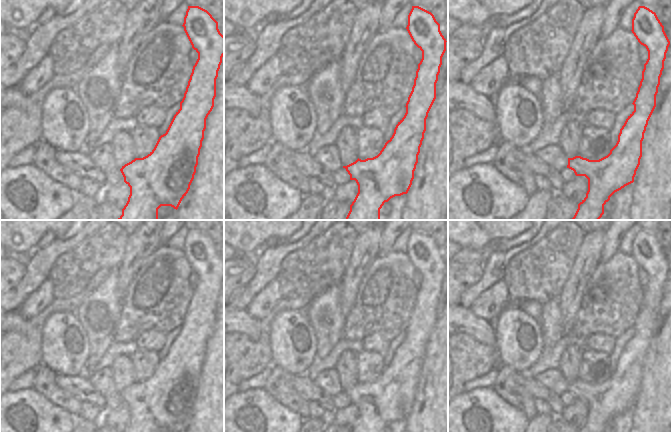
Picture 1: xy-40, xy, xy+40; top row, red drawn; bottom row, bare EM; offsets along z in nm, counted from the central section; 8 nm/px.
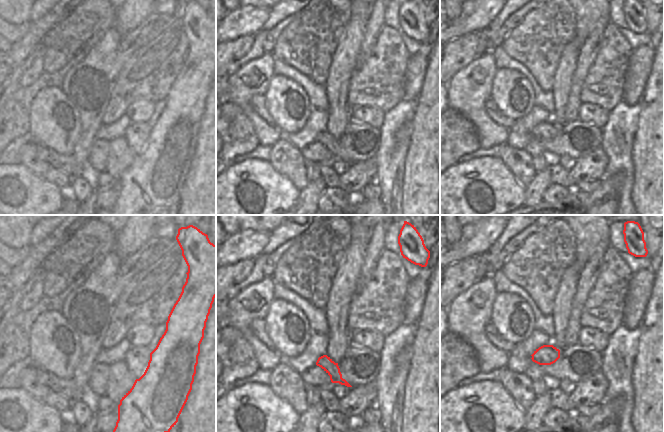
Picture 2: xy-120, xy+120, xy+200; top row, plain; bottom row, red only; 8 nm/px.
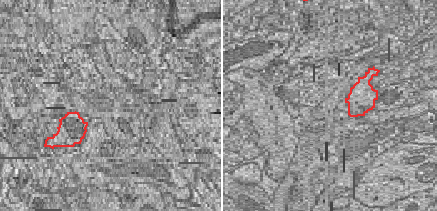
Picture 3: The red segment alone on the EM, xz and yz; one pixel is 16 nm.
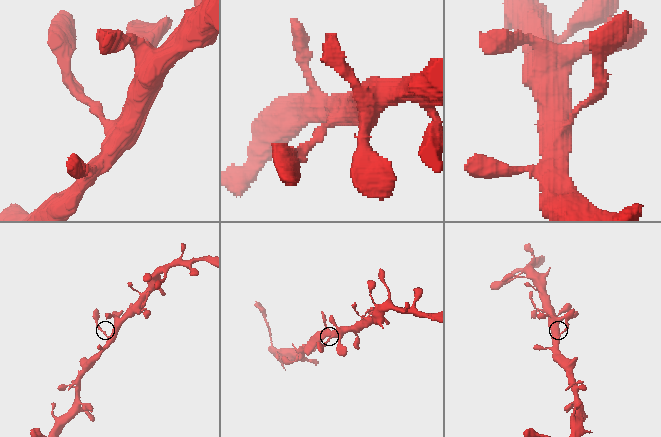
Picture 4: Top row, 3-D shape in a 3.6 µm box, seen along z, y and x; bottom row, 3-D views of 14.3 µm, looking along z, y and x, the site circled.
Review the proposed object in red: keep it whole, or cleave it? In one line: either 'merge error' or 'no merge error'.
no merge error

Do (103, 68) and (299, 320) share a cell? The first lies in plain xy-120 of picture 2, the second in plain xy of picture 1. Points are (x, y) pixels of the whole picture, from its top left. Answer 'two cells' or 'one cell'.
two cells

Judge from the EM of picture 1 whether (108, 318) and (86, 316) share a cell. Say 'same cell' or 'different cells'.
same cell

